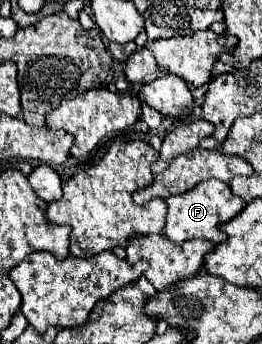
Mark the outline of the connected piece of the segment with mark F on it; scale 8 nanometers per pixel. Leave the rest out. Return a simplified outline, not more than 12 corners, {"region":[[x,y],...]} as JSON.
{"region":[[207,179],[165,199],[163,233],[175,243],[226,241],[219,225],[245,207],[229,185]]}

